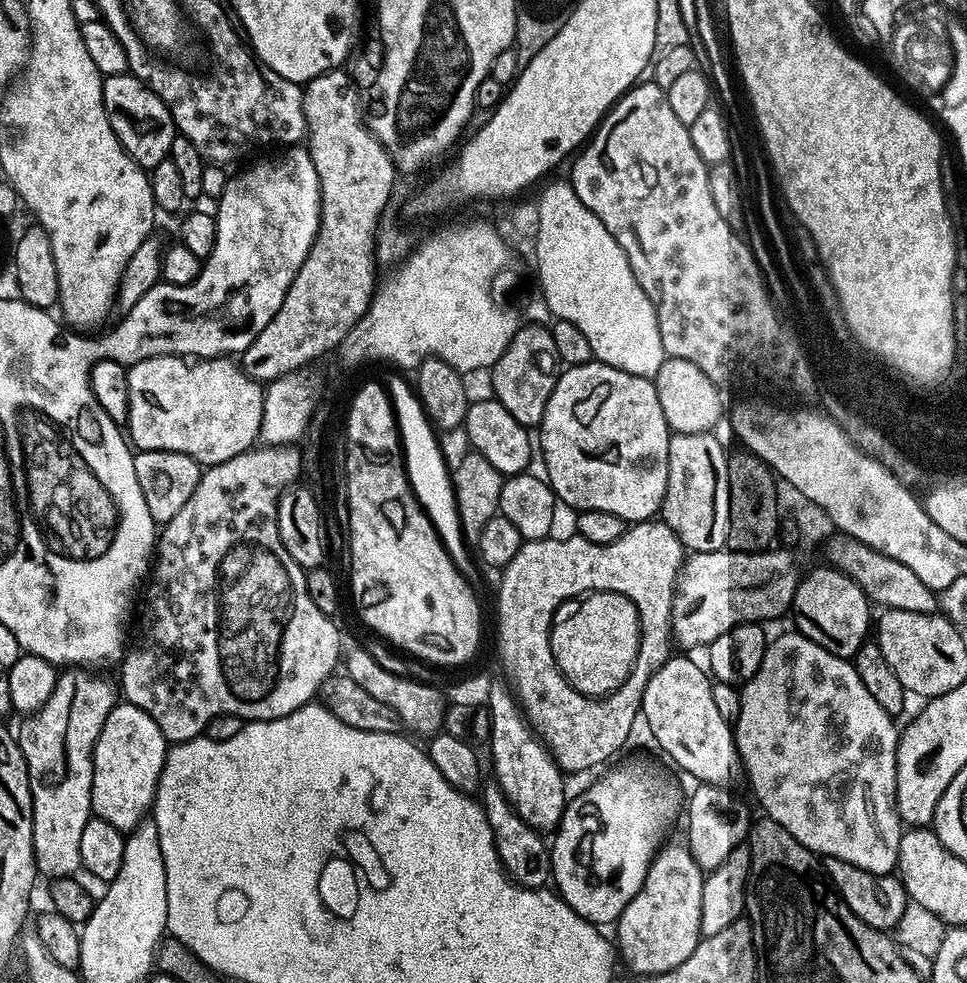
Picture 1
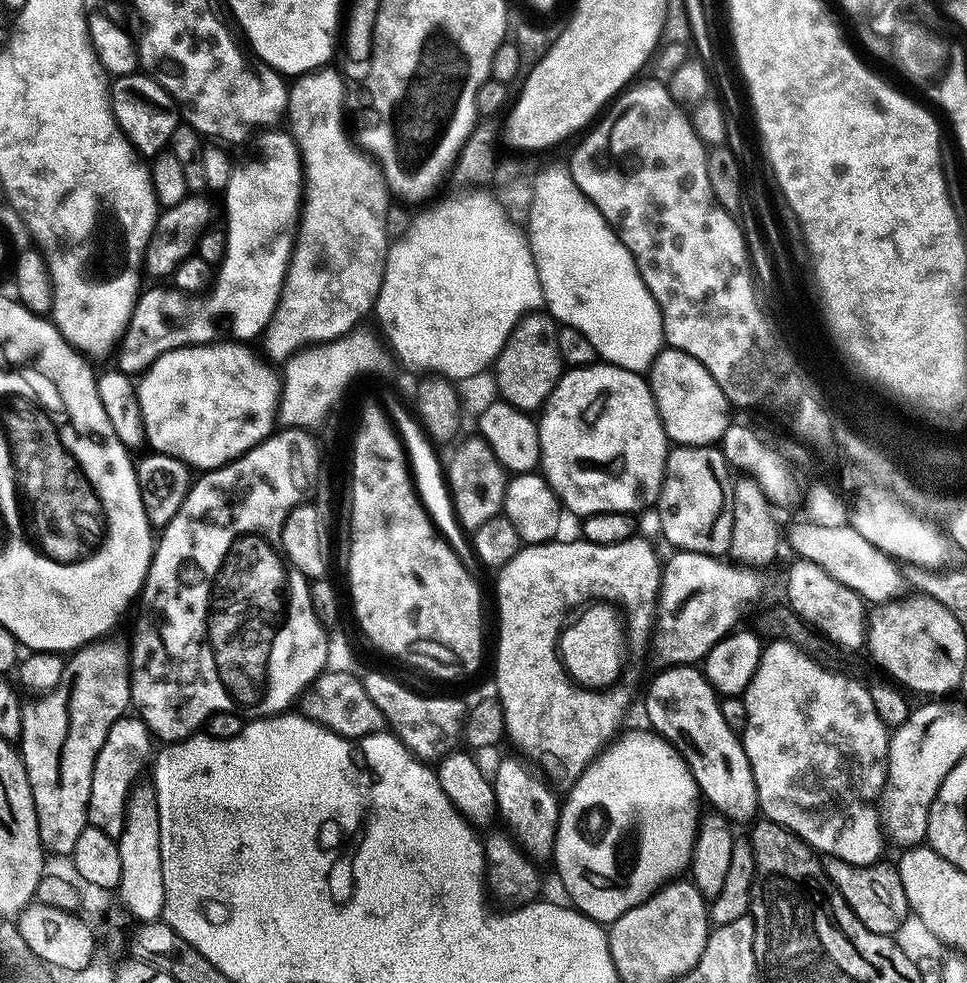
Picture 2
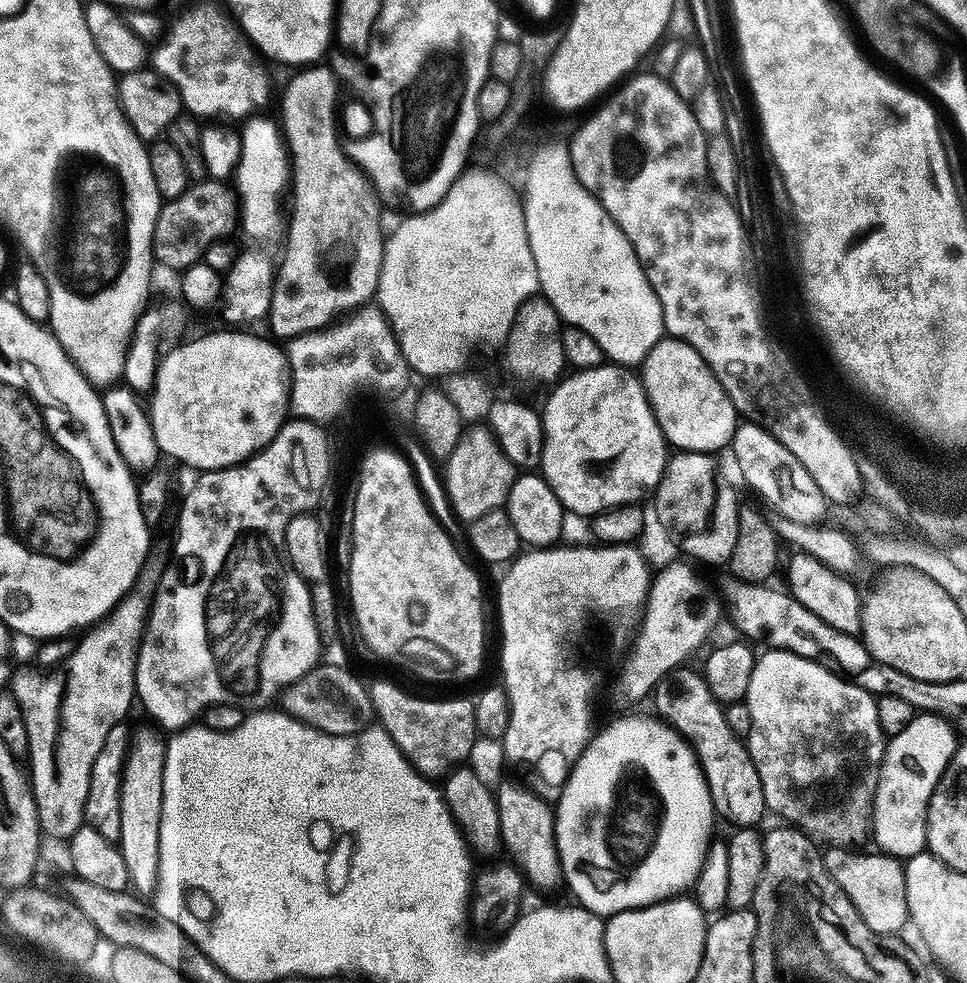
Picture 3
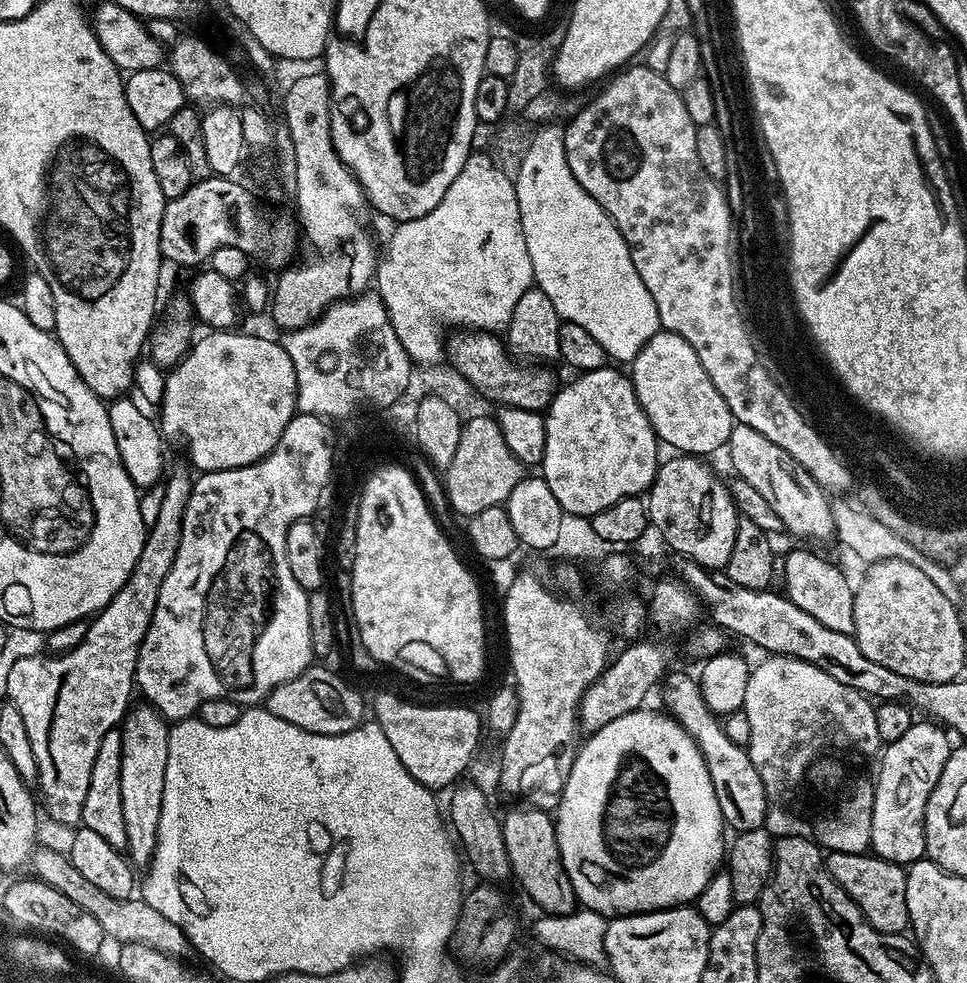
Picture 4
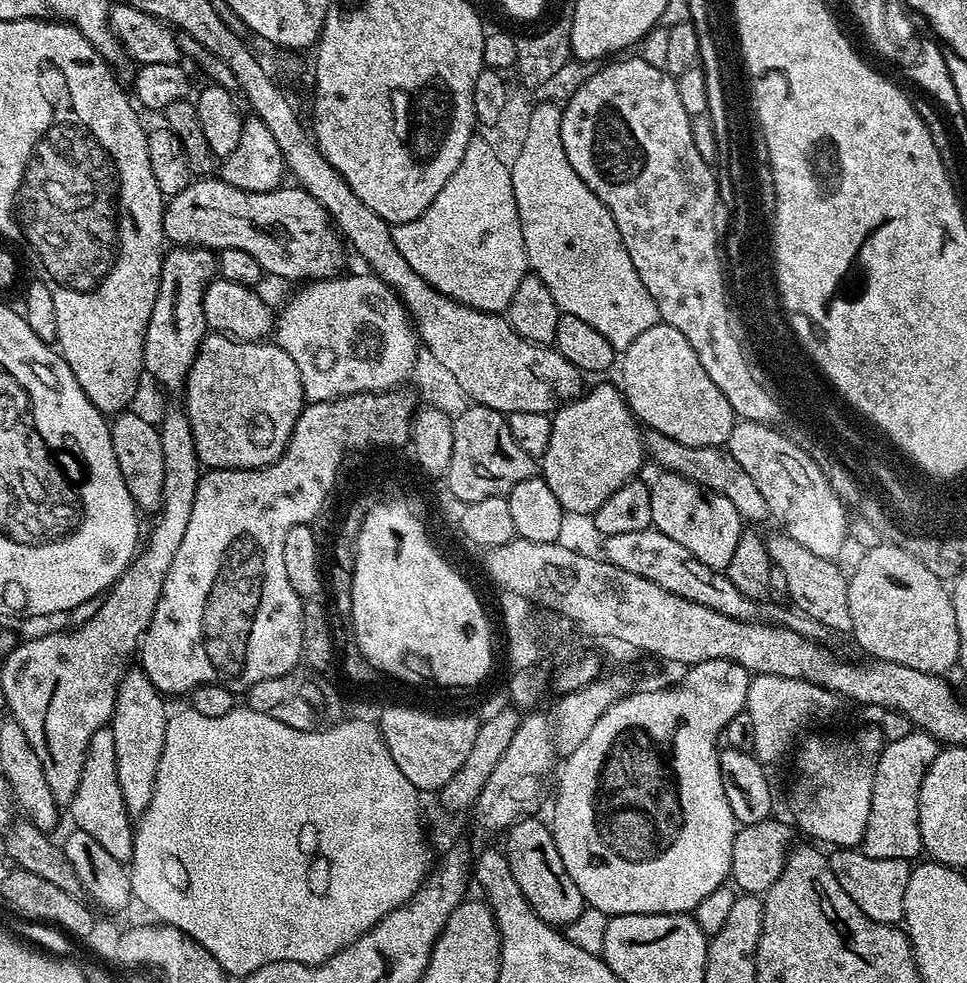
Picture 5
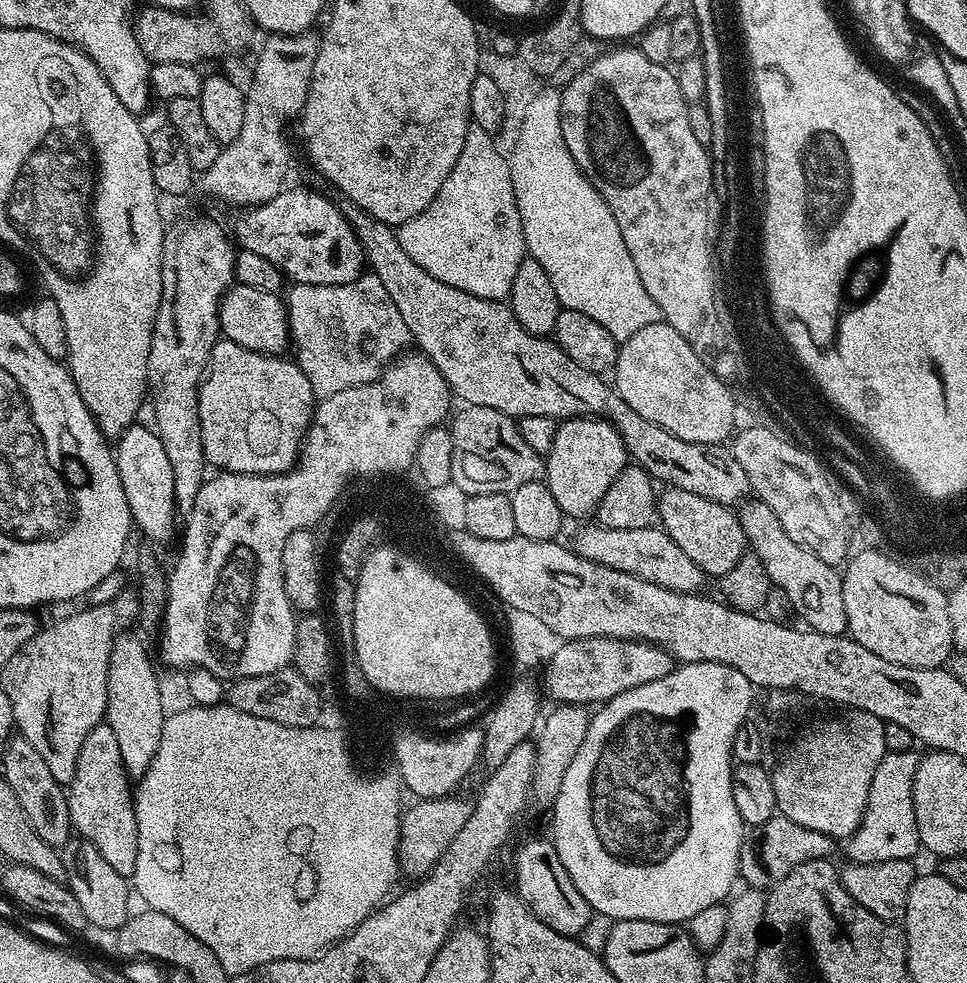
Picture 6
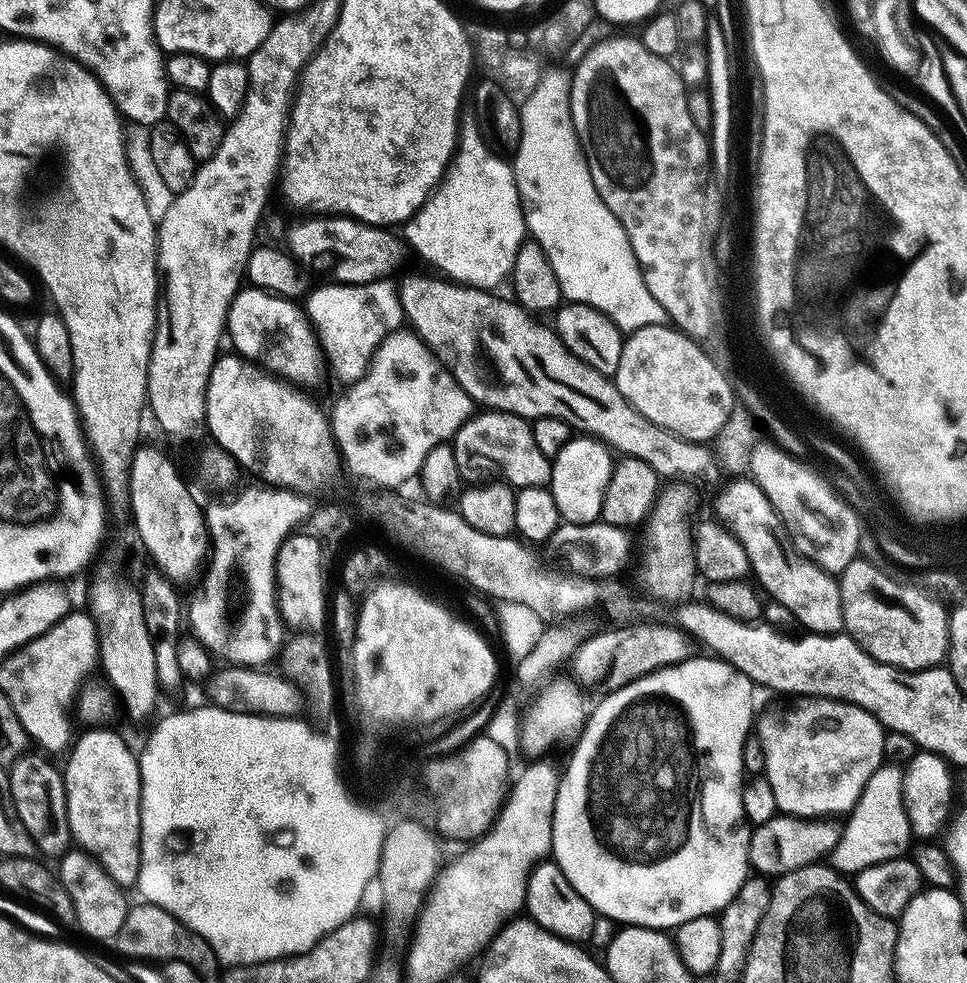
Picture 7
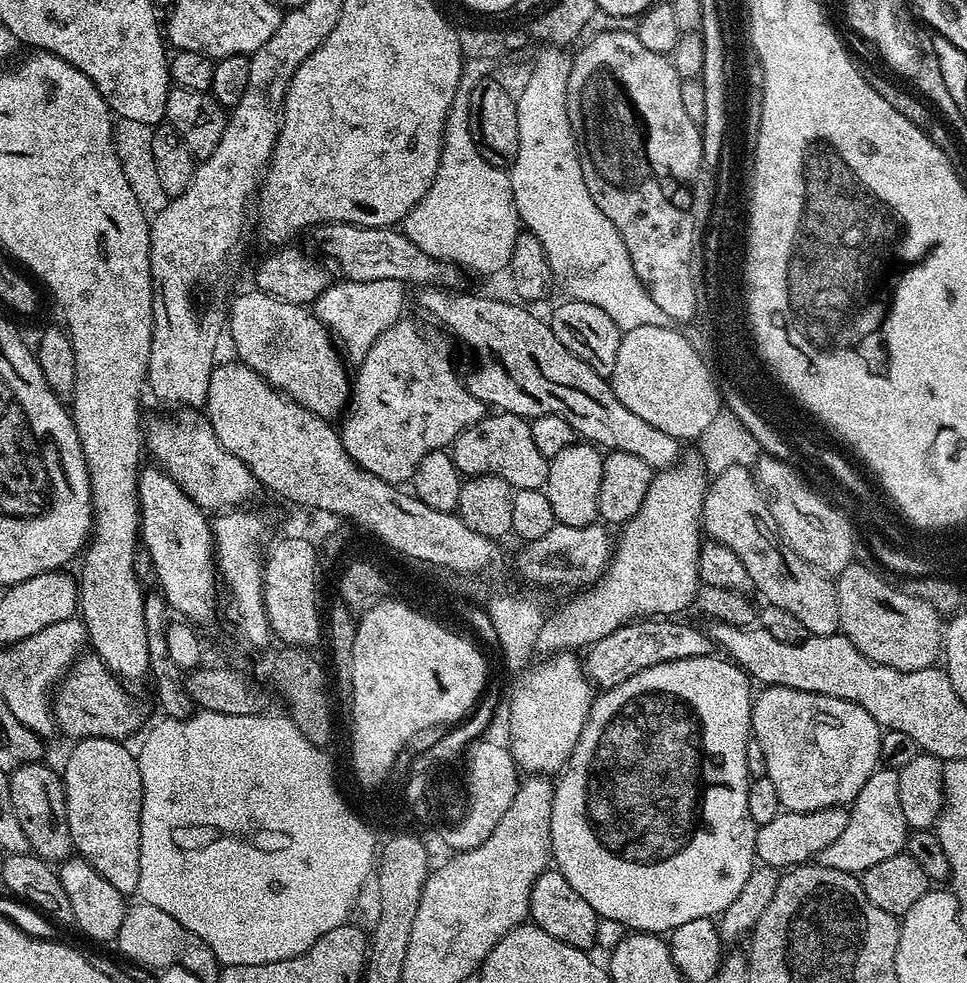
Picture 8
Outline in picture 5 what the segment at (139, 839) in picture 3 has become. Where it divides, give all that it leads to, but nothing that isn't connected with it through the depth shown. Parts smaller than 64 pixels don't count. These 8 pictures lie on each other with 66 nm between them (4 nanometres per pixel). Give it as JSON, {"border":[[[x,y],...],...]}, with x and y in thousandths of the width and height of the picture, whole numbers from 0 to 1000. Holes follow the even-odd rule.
{"border":[[[137,678],[129,683],[122,698],[114,740],[118,747],[118,771],[122,779],[122,798],[126,800],[126,810],[130,812],[130,824],[139,832],[148,830],[159,808],[163,775],[168,771],[168,759],[172,759],[172,739],[176,727],[176,720],[173,720],[170,715],[172,715],[171,709],[161,701],[159,694],[155,694],[155,690],[148,682]]]}

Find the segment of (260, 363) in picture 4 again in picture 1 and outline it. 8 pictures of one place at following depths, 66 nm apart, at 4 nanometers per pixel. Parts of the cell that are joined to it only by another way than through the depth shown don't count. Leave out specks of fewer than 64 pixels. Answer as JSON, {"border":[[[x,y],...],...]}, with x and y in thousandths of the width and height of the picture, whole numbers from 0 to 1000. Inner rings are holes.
{"border":[[[164,360],[133,373],[130,439],[135,451],[146,460],[180,459],[194,463],[208,474],[229,472],[262,455],[271,433],[274,396],[270,388],[255,383],[251,373],[240,366],[243,365],[203,364],[195,368],[188,361]]]}

